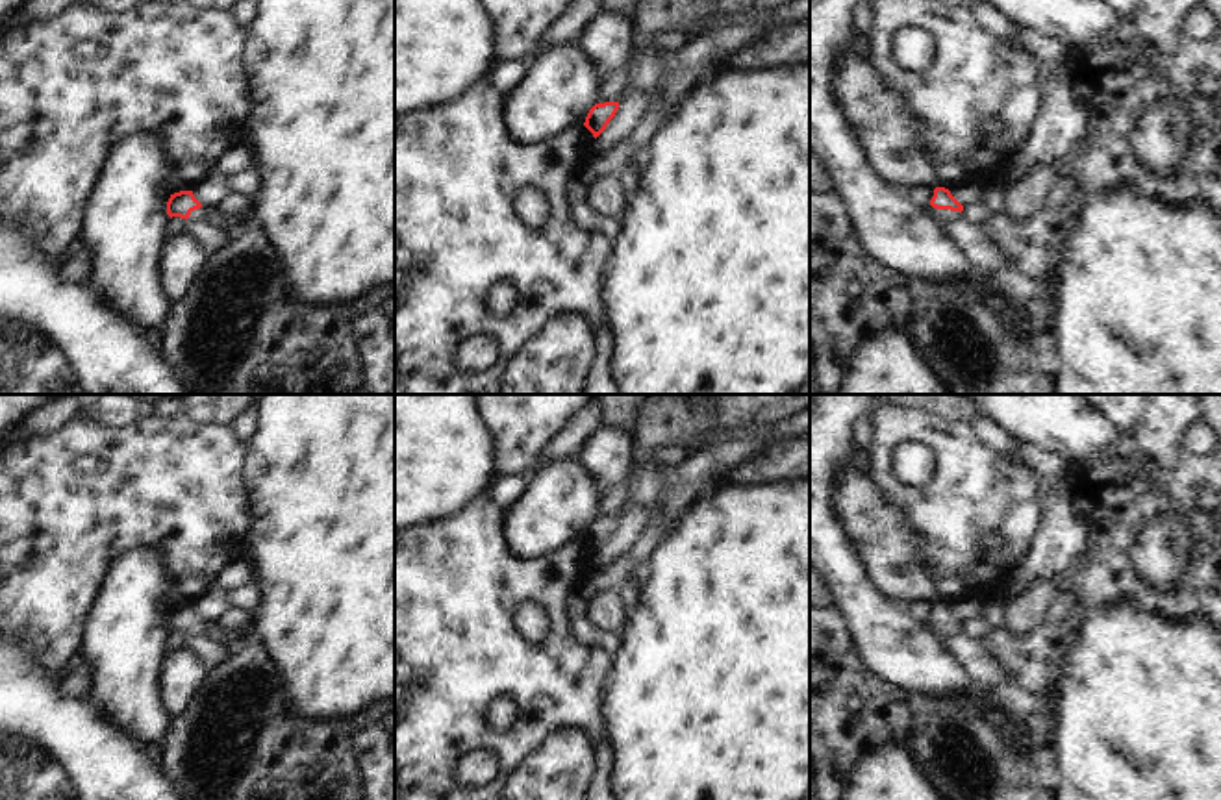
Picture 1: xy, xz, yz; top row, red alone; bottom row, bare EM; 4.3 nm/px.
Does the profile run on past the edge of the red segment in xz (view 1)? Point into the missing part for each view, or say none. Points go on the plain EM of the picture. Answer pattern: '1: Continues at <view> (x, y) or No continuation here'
1: No continuation here

